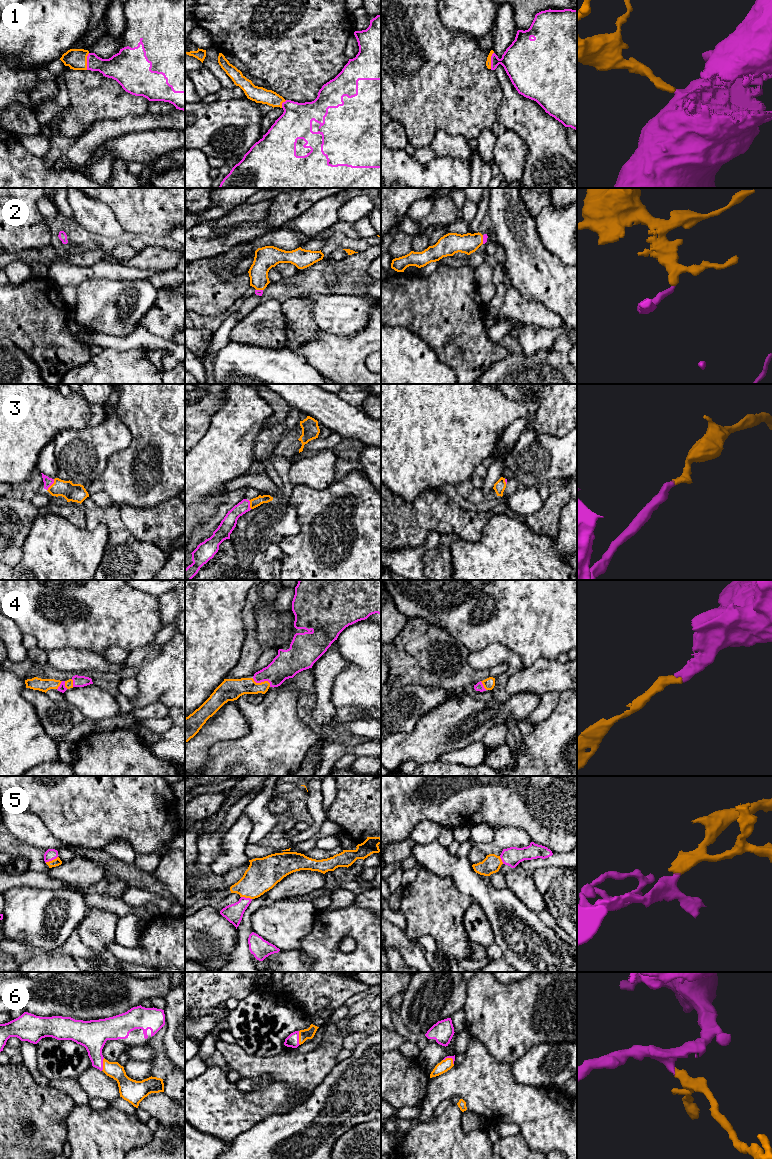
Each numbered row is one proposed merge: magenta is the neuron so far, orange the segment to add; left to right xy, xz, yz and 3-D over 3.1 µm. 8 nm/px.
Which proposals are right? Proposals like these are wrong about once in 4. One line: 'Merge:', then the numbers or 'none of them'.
Merge: 1, 2, 3, 4, 5, 6

